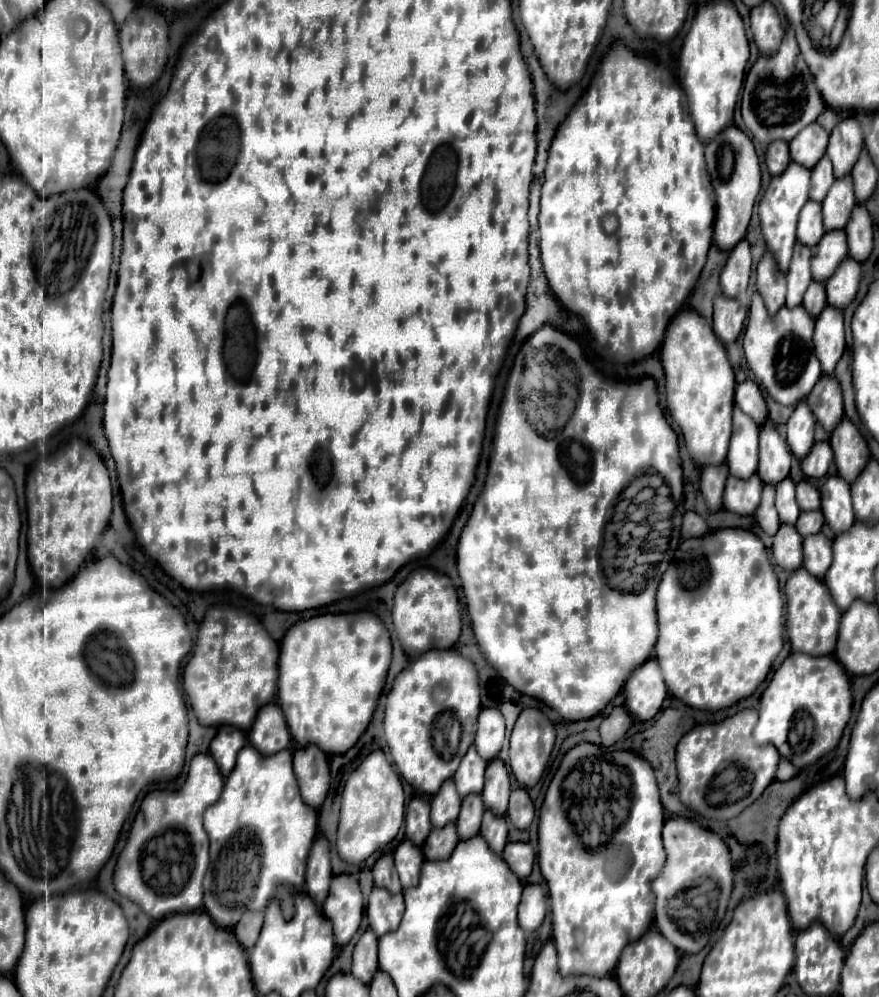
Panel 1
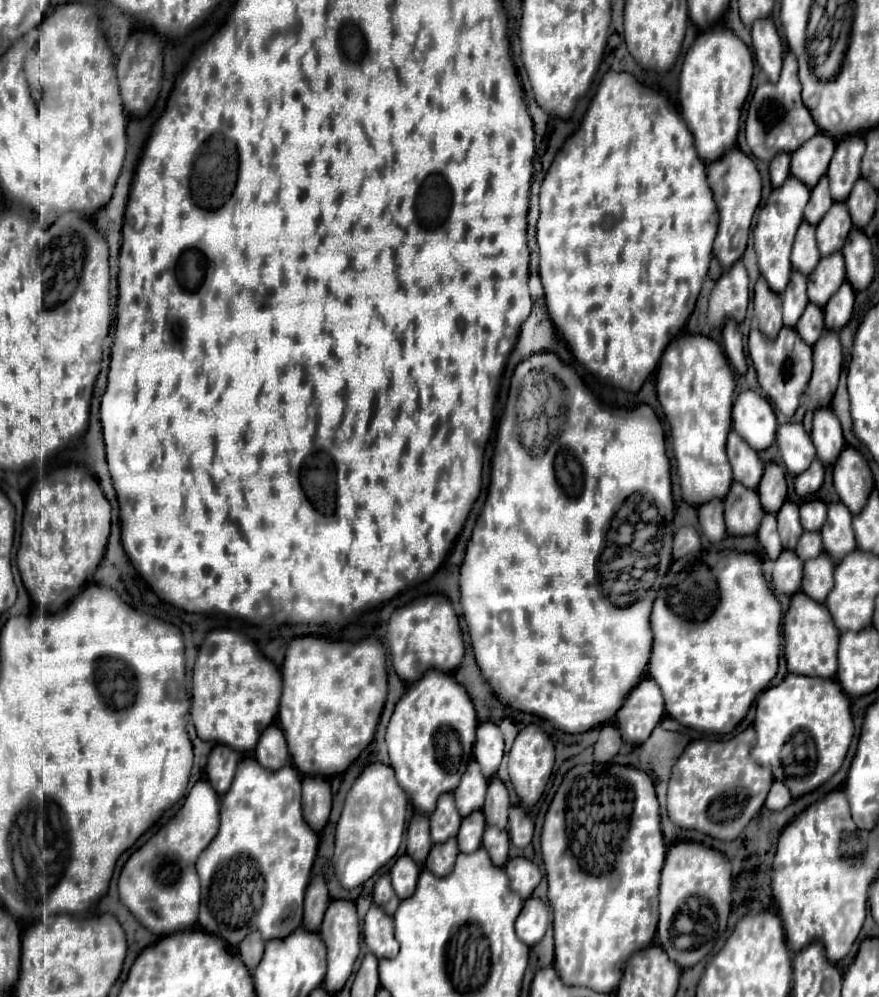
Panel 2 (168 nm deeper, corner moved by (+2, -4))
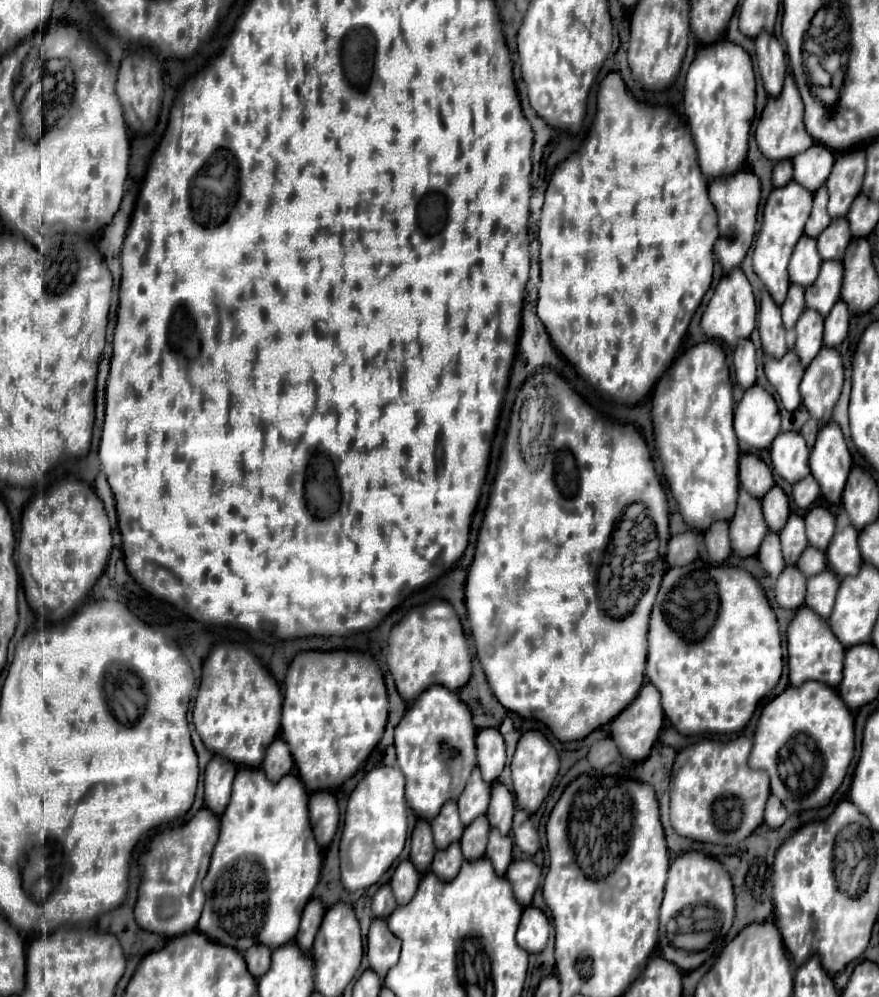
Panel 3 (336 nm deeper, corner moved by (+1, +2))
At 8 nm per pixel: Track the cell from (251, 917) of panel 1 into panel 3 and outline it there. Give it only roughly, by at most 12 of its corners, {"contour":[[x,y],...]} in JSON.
{"contour":[[254,943],[246,953],[246,965],[254,977],[270,967],[270,947]]}

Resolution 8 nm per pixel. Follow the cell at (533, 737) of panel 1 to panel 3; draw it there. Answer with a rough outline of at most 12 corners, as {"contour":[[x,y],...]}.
{"contour":[[540,731],[520,737],[510,767],[518,805],[534,813],[560,767]]}

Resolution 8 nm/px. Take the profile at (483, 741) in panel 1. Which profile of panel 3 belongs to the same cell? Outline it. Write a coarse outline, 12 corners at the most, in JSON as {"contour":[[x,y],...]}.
{"contour":[[480,729],[476,749],[482,779],[494,783],[506,763],[500,731]]}

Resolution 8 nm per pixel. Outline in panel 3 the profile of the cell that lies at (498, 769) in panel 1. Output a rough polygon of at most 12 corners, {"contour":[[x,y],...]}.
{"contour":[[504,783],[492,785],[488,821],[506,835],[512,827],[514,797]]}

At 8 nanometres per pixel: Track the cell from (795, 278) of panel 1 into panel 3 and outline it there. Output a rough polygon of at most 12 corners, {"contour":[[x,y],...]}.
{"contour":[[792,283],[782,303],[782,321],[792,329],[804,311],[804,287]]}

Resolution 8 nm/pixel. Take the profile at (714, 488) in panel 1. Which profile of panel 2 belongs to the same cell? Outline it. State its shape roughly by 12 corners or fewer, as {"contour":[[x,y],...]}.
{"contour":[[723,503],[701,505],[699,523],[709,543],[727,535]]}

